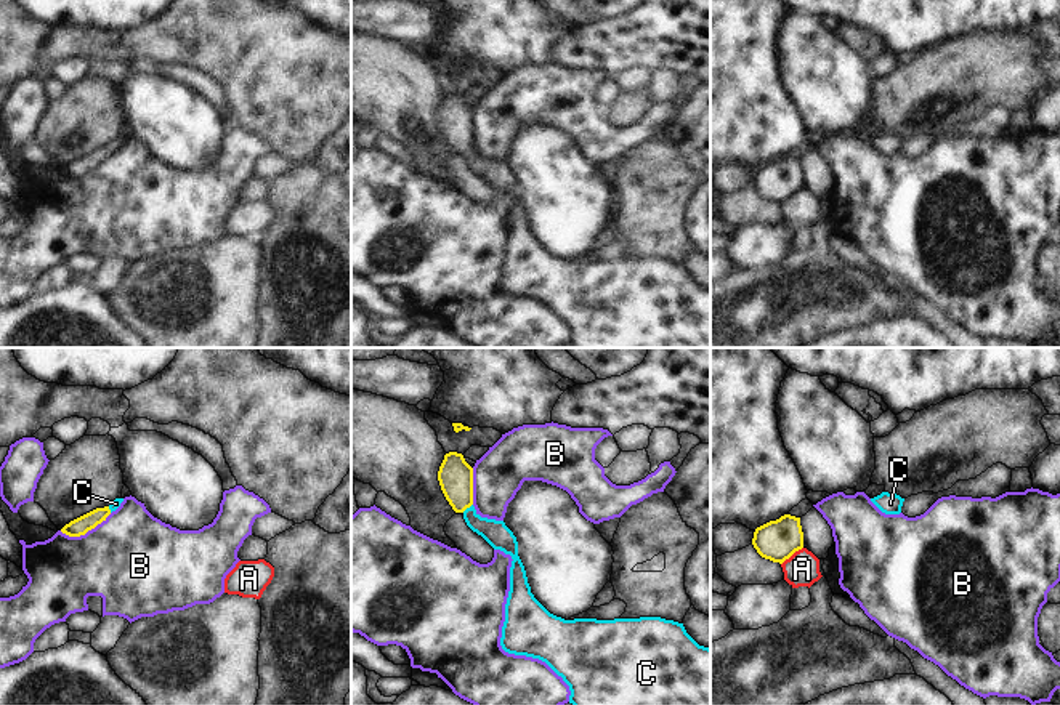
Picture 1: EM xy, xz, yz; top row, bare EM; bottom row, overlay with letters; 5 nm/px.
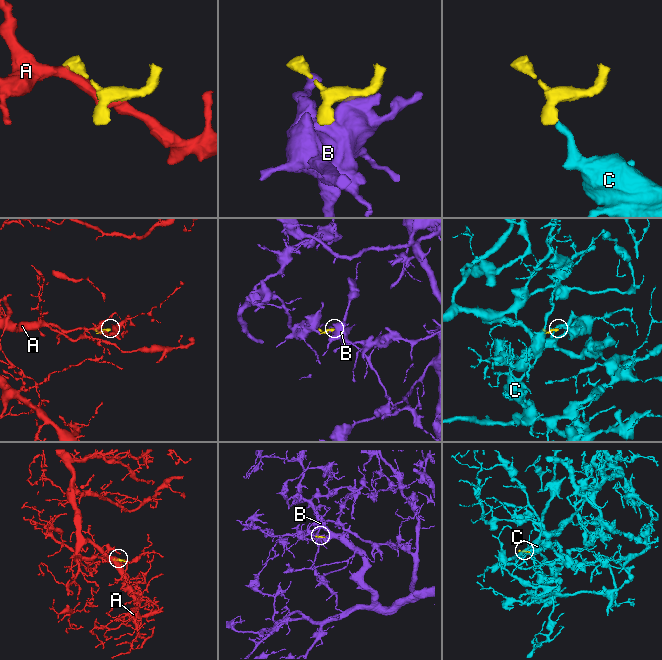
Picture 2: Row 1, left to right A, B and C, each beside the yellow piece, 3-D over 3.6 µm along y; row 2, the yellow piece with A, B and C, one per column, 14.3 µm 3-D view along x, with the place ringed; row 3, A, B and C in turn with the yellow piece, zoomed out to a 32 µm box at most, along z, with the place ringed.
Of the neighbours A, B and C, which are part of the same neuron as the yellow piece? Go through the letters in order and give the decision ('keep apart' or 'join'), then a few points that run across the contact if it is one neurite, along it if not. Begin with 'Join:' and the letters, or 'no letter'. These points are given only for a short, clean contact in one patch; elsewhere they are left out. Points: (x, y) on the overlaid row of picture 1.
Join: C
A: keep apart
B: keep apart; line xy (111, 513), (84, 534), (66, 535), (60, 531)
C: join; line xz (456, 476), (461, 500), (467, 507), (485, 527), (494, 532)

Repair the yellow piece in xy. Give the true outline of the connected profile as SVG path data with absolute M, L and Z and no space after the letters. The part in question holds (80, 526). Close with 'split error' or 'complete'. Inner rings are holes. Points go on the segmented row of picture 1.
M115 498L109 506L104 508L96 508L74 521L71 521L69 524L66 524L61 532L69 535L69 537L80 537L85 535L88 530L95 529L98 524L101 524L103 521L106 521L106 518L115 511L120 503L123 502L123 498Z; split error

